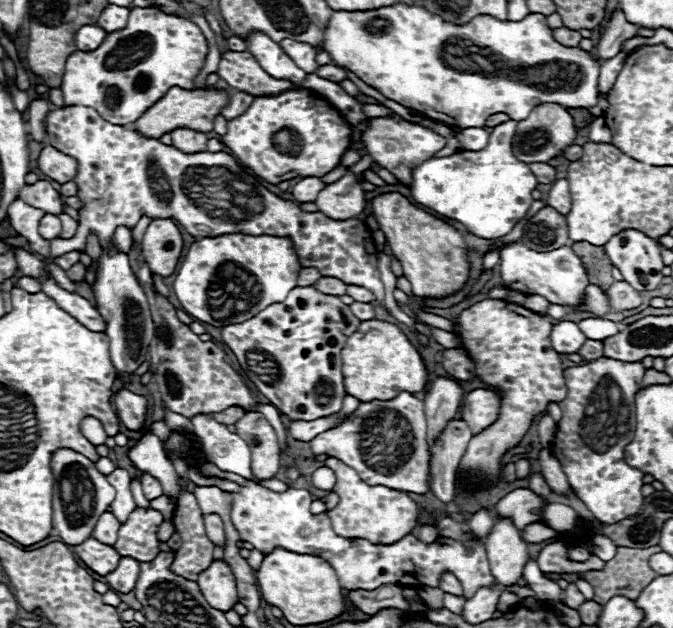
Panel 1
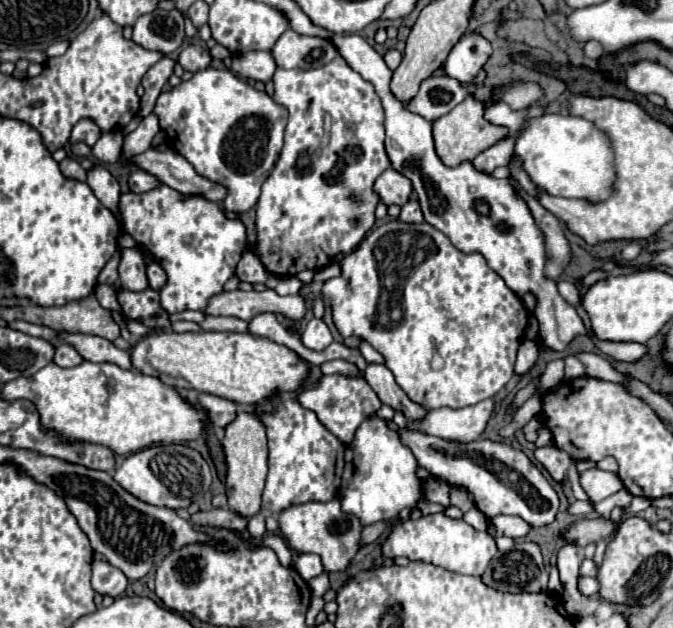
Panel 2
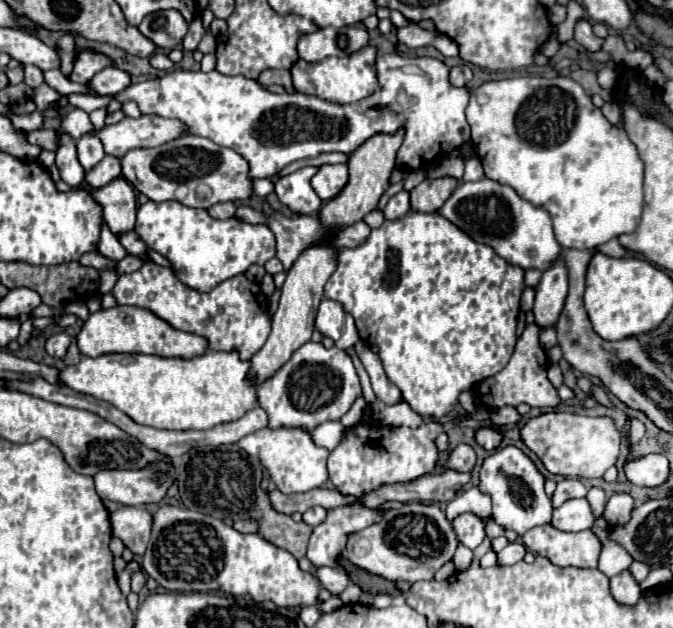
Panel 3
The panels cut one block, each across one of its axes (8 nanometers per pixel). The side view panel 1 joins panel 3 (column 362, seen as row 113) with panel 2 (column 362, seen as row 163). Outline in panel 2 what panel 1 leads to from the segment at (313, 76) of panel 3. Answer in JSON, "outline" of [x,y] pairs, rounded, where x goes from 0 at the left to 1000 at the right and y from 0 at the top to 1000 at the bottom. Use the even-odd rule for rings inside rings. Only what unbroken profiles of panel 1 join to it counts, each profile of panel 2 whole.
{"outline":[[[499,89],[490,102],[475,105],[475,108],[464,108],[464,111],[422,111],[422,108],[410,108],[407,118],[407,159],[419,169],[428,172],[428,201],[425,201],[425,217],[422,217],[422,236],[416,242],[416,252],[404,271],[404,277],[395,283],[392,296],[389,296],[389,309],[383,315],[380,325],[380,363],[383,363],[383,382],[380,382],[380,395],[377,401],[386,408],[386,414],[392,417],[395,430],[410,436],[410,439],[437,439],[452,427],[475,427],[484,424],[493,408],[499,404],[514,404],[520,398],[526,398],[535,382],[544,376],[544,369],[556,360],[556,334],[562,325],[559,309],[553,306],[553,290],[574,271],[579,268],[574,239],[571,239],[571,172],[568,172],[568,159],[559,150],[556,137],[541,127],[523,105],[517,105],[517,99],[508,89]]]}

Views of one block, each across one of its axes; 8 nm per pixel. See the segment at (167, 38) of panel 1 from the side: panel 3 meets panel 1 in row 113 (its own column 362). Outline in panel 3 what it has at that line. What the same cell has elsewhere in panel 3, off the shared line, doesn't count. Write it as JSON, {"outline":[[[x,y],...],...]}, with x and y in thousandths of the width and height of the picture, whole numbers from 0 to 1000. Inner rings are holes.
{"outline":[[[571,86],[559,92],[559,127],[565,131],[565,143],[523,166],[496,166],[481,162],[478,156],[458,150],[404,150],[389,140],[380,127],[368,127],[363,121],[333,121],[321,111],[315,115],[276,115],[262,111],[250,115],[238,124],[226,124],[208,134],[190,137],[184,146],[172,150],[175,162],[199,159],[211,182],[235,182],[244,188],[264,188],[279,197],[282,213],[306,217],[315,226],[351,239],[371,258],[374,283],[407,283],[422,264],[449,255],[470,252],[481,242],[508,242],[523,245],[535,226],[553,220],[553,213],[588,213],[588,207],[600,207],[600,226],[588,245],[588,268],[594,271],[636,271],[657,252],[663,252],[672,239],[698,226],[698,207],[689,185],[695,169],[698,140],[678,140],[666,131],[669,108],[651,92],[600,92],[591,86]]]}

